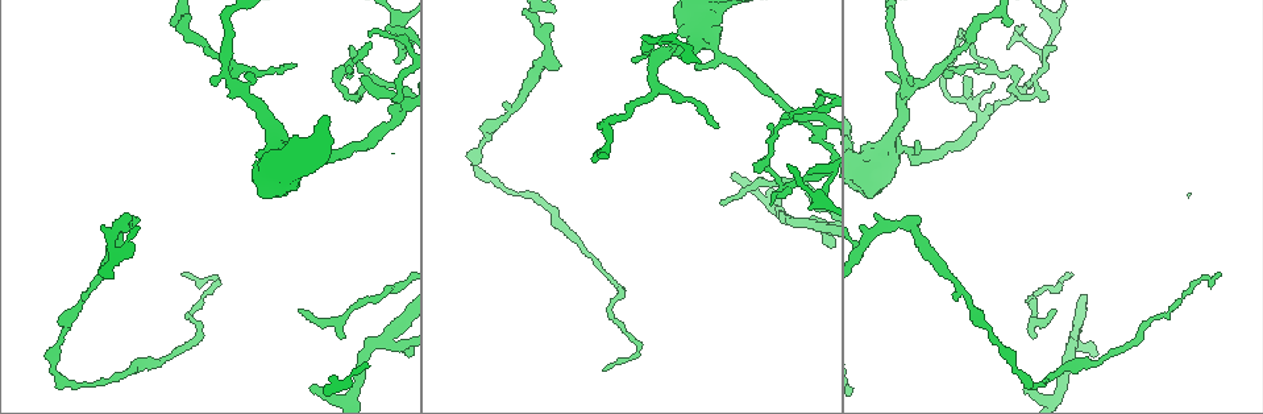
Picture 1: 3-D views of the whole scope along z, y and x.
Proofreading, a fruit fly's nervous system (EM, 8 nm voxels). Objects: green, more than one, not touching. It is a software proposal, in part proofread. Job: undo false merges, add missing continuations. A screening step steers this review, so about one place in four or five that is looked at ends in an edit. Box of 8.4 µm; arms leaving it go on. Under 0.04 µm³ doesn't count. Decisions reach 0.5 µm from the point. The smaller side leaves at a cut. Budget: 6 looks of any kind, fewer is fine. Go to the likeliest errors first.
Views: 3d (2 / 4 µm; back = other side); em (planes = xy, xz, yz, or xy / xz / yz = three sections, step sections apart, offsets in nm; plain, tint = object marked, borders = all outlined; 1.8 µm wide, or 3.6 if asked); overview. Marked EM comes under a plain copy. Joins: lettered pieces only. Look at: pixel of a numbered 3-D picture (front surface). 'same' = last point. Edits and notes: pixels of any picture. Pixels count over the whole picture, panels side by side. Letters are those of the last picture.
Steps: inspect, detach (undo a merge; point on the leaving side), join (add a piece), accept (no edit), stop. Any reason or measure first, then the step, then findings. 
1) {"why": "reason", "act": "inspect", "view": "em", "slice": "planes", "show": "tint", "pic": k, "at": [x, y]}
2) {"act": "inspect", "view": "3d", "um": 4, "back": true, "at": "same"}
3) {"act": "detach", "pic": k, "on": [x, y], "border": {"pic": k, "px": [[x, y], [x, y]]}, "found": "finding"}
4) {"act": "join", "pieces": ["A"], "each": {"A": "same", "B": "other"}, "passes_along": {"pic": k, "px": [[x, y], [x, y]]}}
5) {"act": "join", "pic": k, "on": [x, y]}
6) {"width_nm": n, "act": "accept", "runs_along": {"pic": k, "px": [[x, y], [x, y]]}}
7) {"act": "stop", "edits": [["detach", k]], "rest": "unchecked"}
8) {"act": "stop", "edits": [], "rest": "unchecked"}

{"why": "a fork", "act": "inspect", "view": "3d", "um": 4, "pic": 1, "at": [383, 343]}

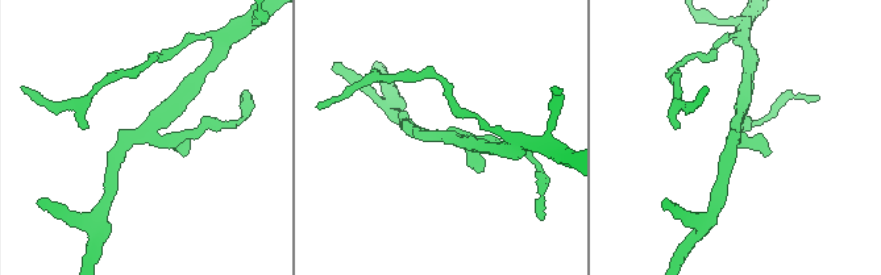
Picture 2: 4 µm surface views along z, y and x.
{"act": "inspect", "view": "em", "slice": "planes", "show": "borders", "pic": 2, "at": [443, 137]}

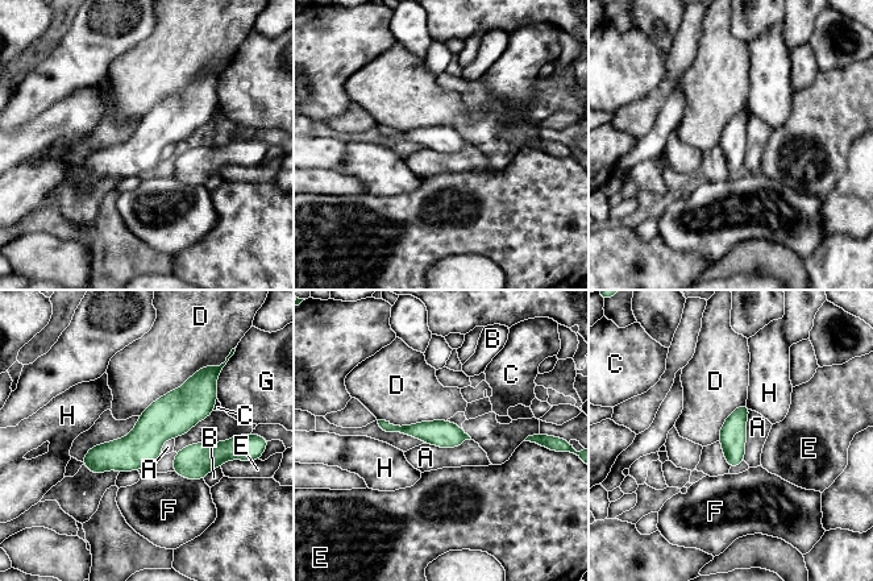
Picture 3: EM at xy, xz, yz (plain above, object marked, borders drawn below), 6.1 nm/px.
{"act": "accept", "each": {"A": "other", "B": "other", "C": "other", "D": "other", "E": "other", "F": "other", "G": "other", "H": "other"}, "border": {"pic": 3, "px": [[751, 410], [747, 418], [743, 460]]}, "found": "all the same neuron"}

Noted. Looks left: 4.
{"why": "thin end", "act": "inspect", "view": "3d", "um": 4, "pic": 1, "at": [735, 175]}

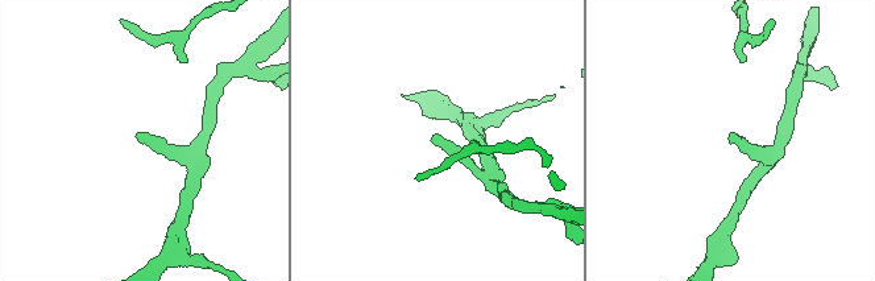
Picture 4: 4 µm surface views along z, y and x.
{"why": "need the tissue", "act": "inspect", "view": "em", "slice": "planes", "show": "borders", "pic": 4, "at": [735, 135]}

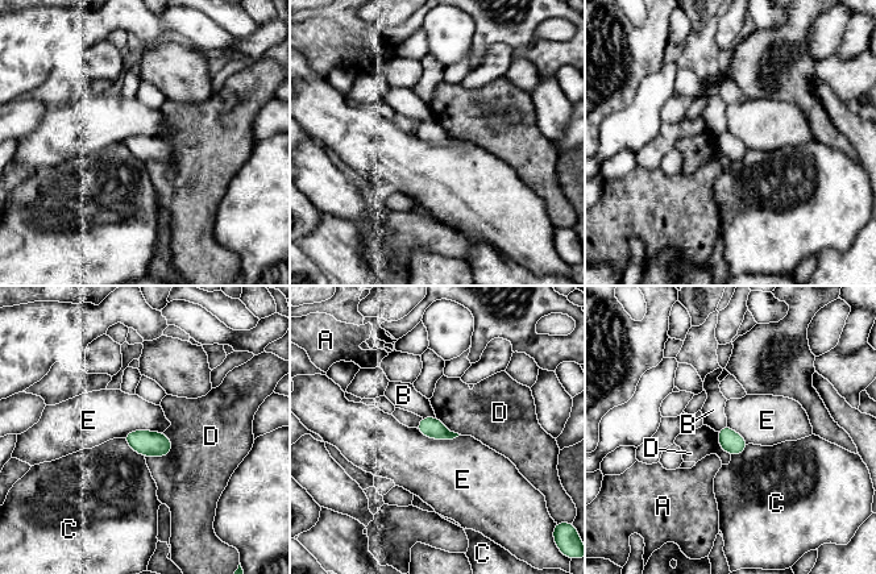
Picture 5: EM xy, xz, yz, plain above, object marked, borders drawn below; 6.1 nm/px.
{"width_nm": 130, "act": "accept", "each": {"A": "other", "B": "other", "C": "other", "D": "other", "E": "other"}, "border": {"pic": 5, "px": [[415, 428], [432, 439], [460, 435]]}, "found": "none of them fits"}

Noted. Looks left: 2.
{"why": "thin end", "act": "inspect", "view": "em", "um": 3.6, "slice": "xz", "step": 16, "show": "tint", "pic": 1, "at": [696, 66]}

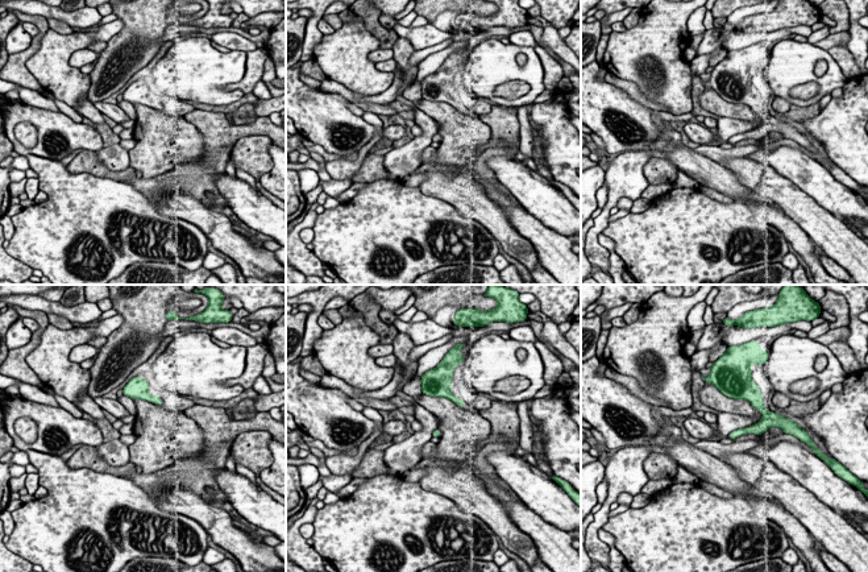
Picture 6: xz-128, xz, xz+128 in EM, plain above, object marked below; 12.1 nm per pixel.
{"why": "what lies round it", "act": "inspect", "view": "em", "um": 3.6, "slice": "xz", "step": 16, "show": "borders", "at": "same"}

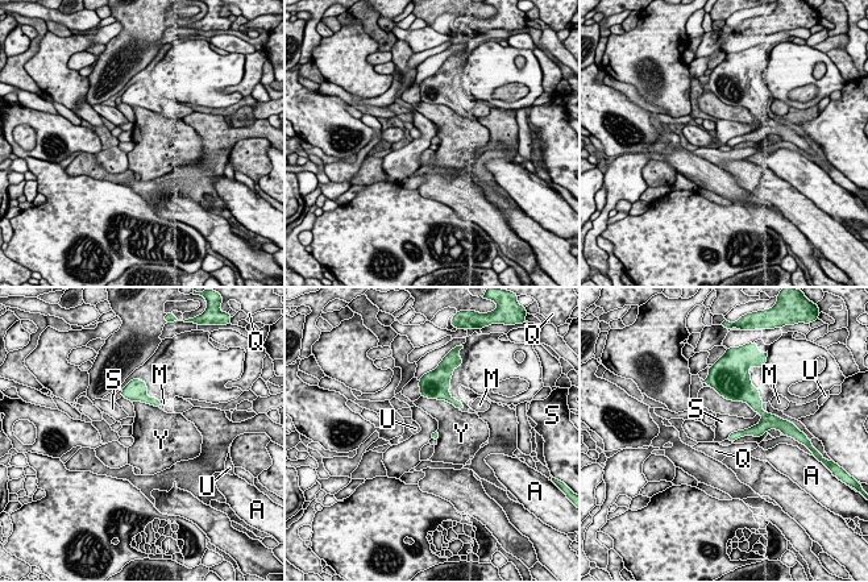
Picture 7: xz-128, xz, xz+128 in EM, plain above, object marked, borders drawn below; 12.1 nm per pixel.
{"act": "accept", "each": {"A": "other", "M": "other", "Q": "other", "S": "other", "U": "other", "Y": "other"}, "found": "none of them fits"}

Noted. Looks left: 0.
{"act": "stop", "edits": [], "rest": "unchecked"}

